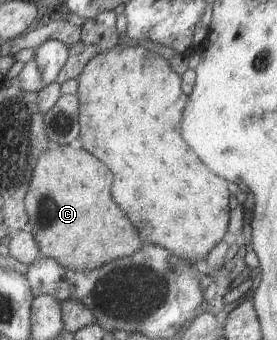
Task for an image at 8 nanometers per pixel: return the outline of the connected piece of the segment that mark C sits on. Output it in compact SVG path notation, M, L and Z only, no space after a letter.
M53 145L38 164L34 184L27 196L27 209L31 216L32 232L40 242L46 257L60 260L70 270L91 271L114 260L134 256L144 246L145 239L128 214L120 208L114 194L114 174L108 164L98 160L88 150L74 146Z

